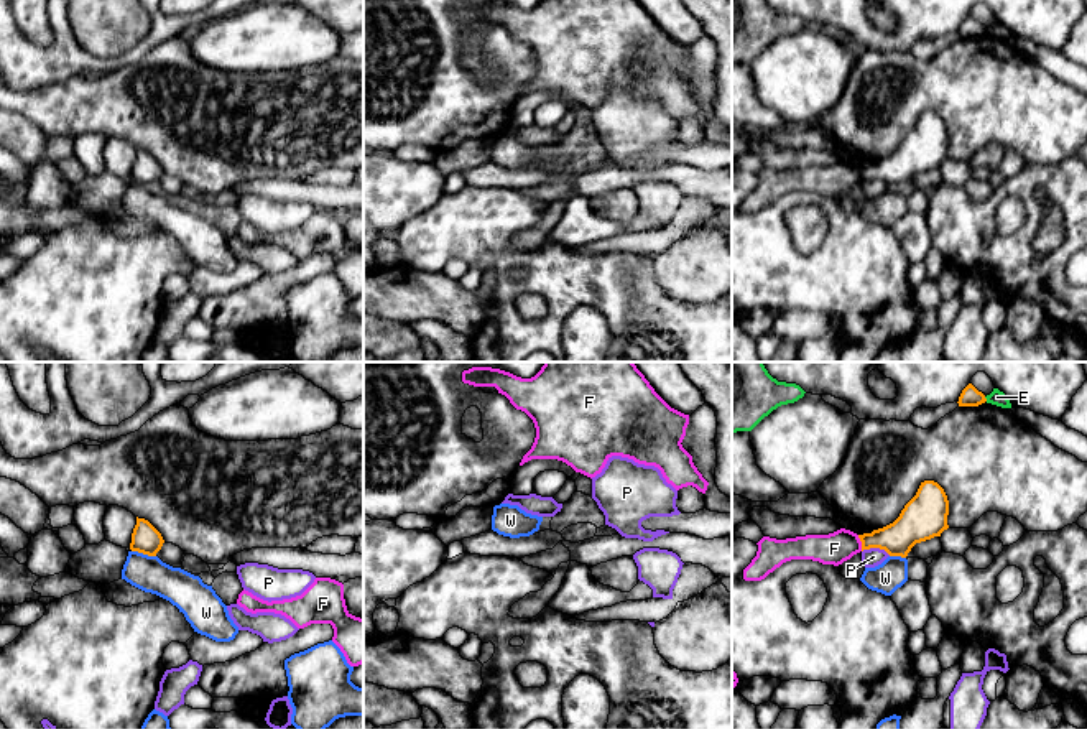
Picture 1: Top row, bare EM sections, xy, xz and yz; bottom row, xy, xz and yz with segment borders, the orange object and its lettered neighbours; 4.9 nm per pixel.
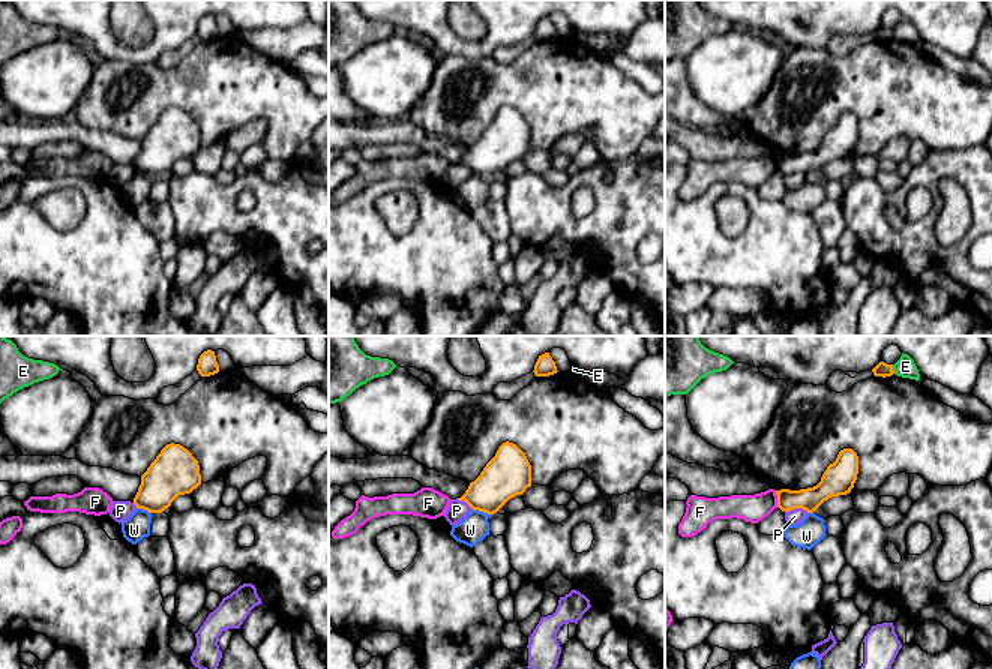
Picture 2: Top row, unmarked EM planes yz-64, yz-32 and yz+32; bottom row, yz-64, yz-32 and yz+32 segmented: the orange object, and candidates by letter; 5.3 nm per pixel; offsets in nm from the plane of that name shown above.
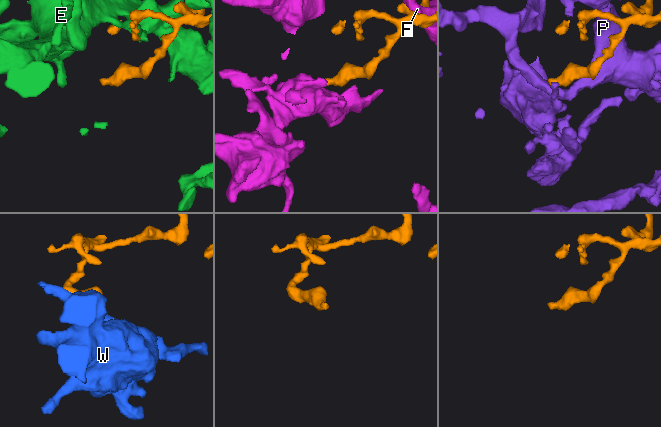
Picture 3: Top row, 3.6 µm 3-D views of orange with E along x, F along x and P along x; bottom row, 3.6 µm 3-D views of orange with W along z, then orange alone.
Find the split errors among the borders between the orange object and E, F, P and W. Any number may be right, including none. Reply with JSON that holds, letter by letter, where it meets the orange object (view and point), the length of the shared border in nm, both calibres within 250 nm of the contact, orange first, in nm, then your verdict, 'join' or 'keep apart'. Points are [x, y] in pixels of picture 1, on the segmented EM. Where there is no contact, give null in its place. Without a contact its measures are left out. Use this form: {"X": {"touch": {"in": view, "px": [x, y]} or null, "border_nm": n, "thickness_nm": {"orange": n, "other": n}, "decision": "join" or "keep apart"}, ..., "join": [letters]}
{"E": {"touch": {"in": "yz", "px": [985, 399]}, "border_nm": 30, "thickness_nm": {"orange": 100, "other": 70}, "decision": "keep apart"}, "F": {"touch": {"in": "yz", "px": [862, 543]}, "border_nm": 80, "thickness_nm": {"orange": 160, "other": 160}, "decision": "keep apart"}, "P": {"touch": {"in": "yz", "px": [877, 547]}, "border_nm": 150, "thickness_nm": {"orange": 200, "other": 90}, "decision": "keep apart"}, "W": {"touch": {"in": "xy", "px": [143, 553]}, "border_nm": 120, "thickness_nm": {"orange": 140, "other": 180}, "decision": "keep apart"}, "join": []}

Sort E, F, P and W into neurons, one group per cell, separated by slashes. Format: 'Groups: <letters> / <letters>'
Groups: E W / F / P

